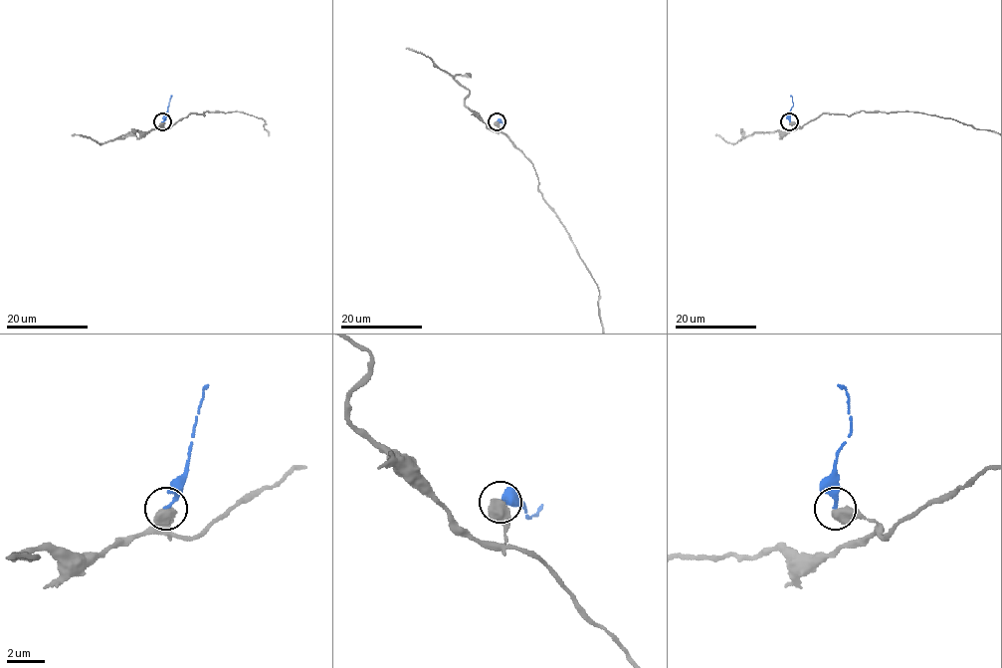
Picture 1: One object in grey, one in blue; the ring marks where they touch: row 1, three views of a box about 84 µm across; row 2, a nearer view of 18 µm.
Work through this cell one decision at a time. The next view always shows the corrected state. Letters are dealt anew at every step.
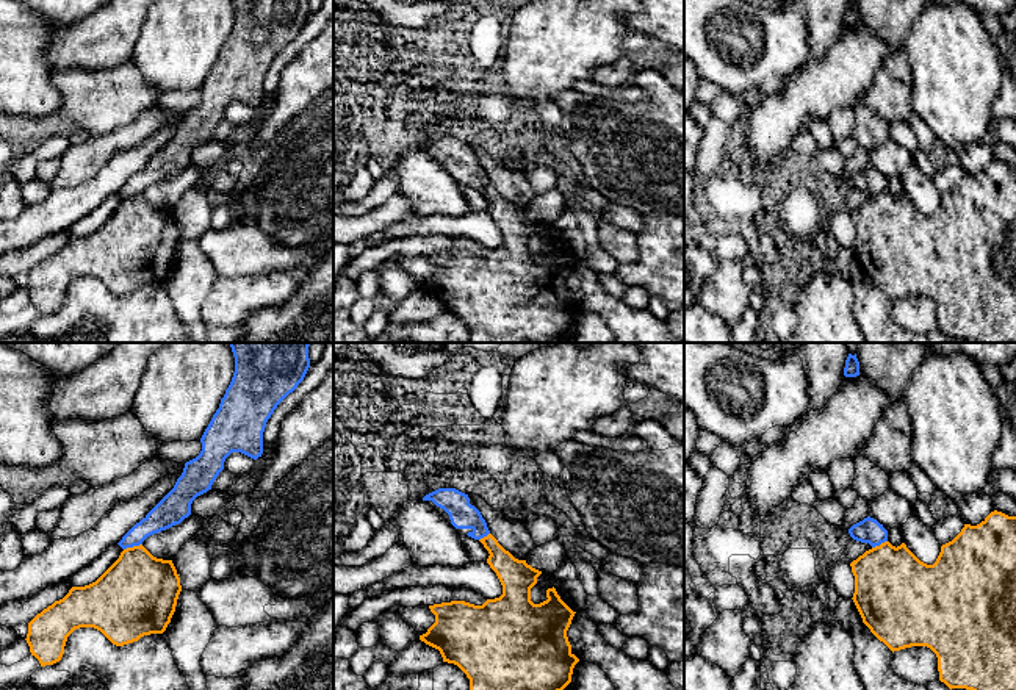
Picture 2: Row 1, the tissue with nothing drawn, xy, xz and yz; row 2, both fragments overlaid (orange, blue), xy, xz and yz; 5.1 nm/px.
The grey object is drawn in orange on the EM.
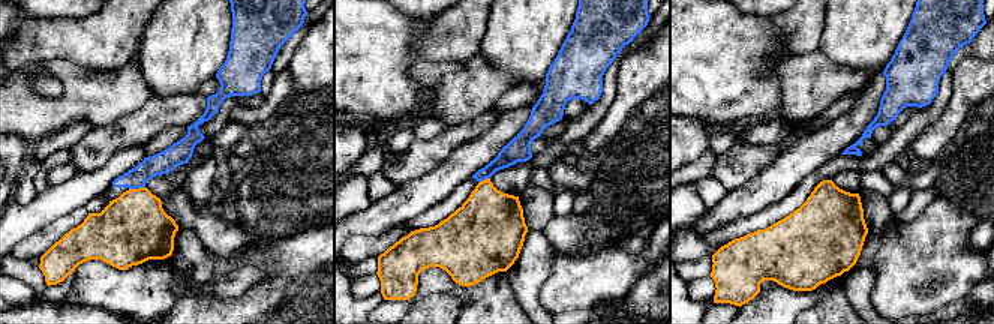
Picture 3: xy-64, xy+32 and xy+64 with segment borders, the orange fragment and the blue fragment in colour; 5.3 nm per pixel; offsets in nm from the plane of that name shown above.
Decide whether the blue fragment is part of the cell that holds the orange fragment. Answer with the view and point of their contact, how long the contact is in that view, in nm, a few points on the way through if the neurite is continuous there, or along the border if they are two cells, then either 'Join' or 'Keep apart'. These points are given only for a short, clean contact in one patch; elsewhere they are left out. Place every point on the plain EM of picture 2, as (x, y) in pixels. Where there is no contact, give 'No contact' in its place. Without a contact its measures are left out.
Touches orange at xy (132, 197). Shared border 100 nm. Boundary: xy (141, 193), (124, 199). Keep apart

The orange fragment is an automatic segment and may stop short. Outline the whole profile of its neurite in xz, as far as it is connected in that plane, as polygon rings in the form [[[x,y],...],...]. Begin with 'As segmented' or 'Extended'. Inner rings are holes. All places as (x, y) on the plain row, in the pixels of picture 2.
As segmented. [[[488,183],[479,189],[488,200],[487,213],[496,222],[503,244],[487,249],[482,255],[465,250],[451,250],[429,255],[435,272],[420,289],[440,300],[443,311],[457,314],[470,329],[471,343],[559,343],[570,332],[579,308],[571,302],[567,280],[576,261],[573,261],[557,244],[556,238],[546,239],[546,250],[534,253],[531,238],[537,233],[542,221],[532,217],[526,210],[515,208],[498,189]]]

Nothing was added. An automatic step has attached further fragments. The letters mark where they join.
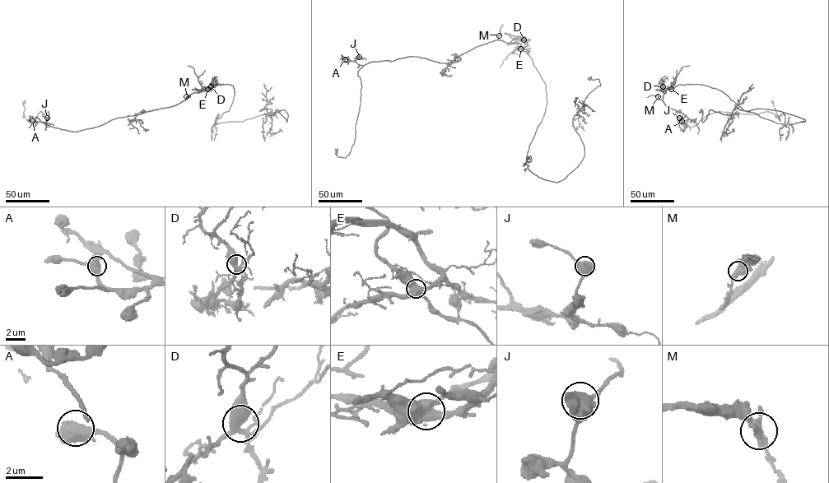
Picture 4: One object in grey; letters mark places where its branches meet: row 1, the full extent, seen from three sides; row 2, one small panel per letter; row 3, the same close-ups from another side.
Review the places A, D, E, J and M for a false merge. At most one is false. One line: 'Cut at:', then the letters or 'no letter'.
Cut at: E

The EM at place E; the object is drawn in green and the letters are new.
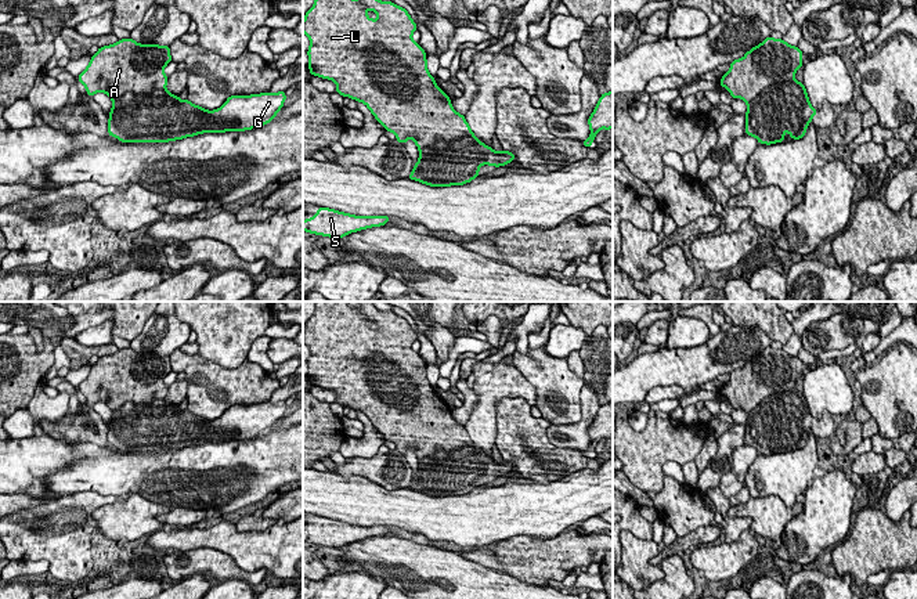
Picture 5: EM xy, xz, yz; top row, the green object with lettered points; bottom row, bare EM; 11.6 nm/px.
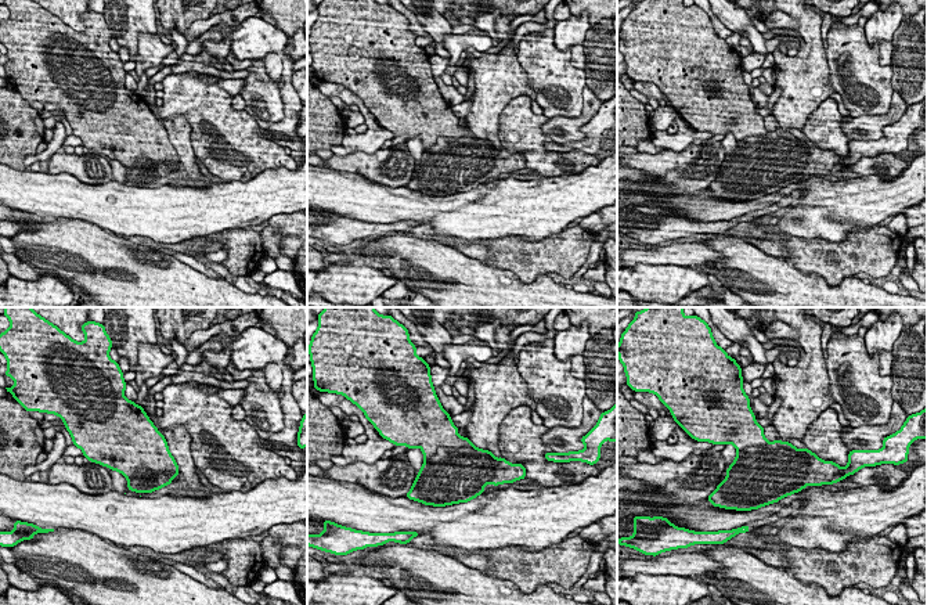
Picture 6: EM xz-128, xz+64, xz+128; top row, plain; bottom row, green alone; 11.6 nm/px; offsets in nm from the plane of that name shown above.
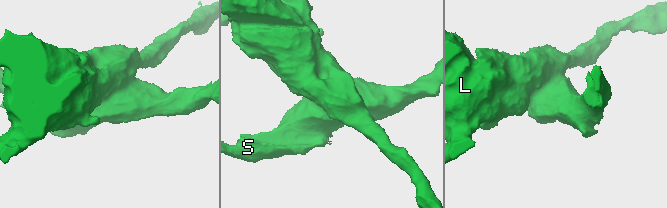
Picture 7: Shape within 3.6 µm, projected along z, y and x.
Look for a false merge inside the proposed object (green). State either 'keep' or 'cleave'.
cleave

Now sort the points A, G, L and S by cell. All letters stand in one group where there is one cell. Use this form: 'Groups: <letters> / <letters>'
Groups: A L / G S

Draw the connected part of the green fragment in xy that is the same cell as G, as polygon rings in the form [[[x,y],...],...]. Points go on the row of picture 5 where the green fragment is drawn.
[[[152,89],[151,91],[126,91],[112,101],[112,109],[108,115],[108,136],[116,137],[122,142],[167,142],[194,137],[202,133],[245,131],[264,126],[277,116],[286,100],[285,91],[261,93],[252,95],[231,95],[214,111],[207,111],[187,100],[181,101],[178,95],[166,89]]]

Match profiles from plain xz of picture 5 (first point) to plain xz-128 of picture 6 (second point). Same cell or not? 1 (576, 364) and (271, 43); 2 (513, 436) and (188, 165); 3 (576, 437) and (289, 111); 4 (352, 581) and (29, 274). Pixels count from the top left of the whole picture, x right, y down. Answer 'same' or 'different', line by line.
1: different
2: different
3: same
4: different

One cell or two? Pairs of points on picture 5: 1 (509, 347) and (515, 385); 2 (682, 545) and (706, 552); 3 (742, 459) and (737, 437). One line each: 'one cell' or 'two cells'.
1: two cells
2: two cells
3: two cells

